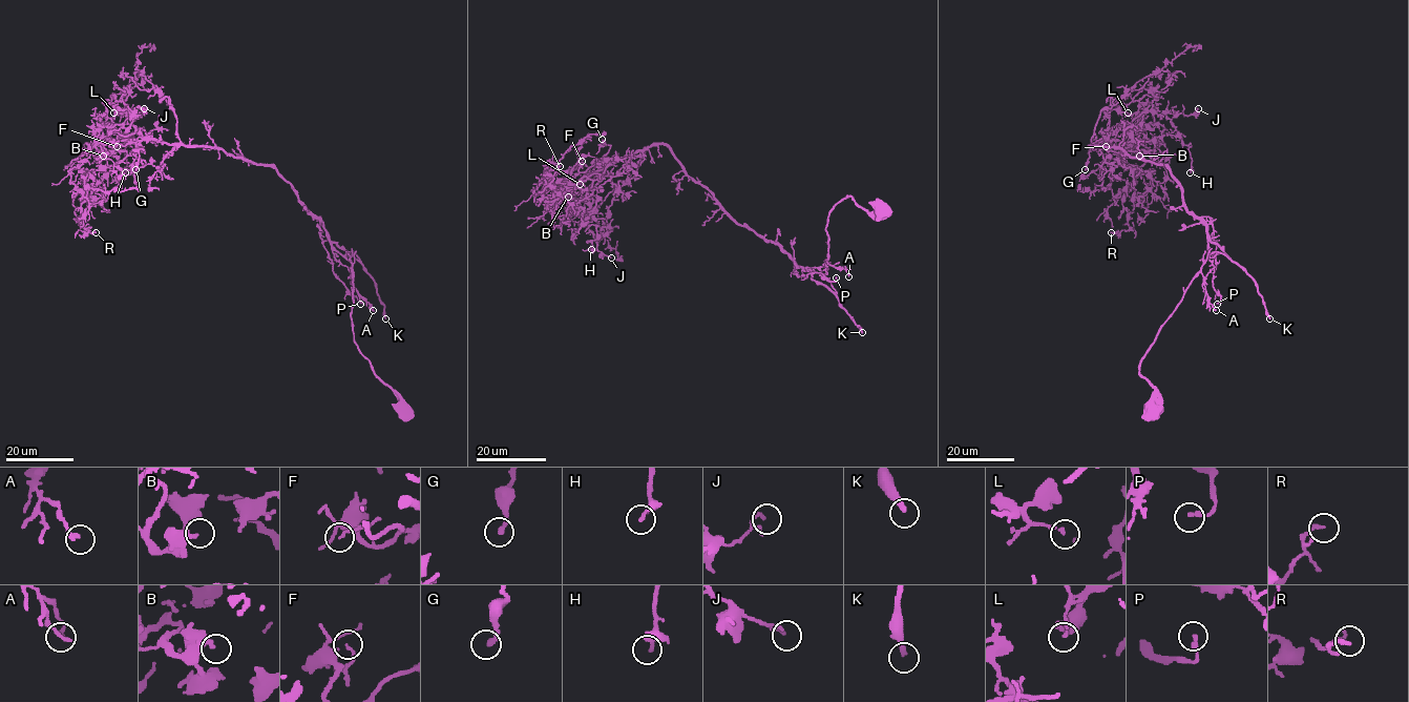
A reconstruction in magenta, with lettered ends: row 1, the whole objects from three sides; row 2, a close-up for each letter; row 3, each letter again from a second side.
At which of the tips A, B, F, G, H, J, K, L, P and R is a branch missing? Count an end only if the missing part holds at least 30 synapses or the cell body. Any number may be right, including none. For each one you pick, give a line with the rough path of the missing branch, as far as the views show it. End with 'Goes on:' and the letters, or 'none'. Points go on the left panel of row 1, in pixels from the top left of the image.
Goes on: K

